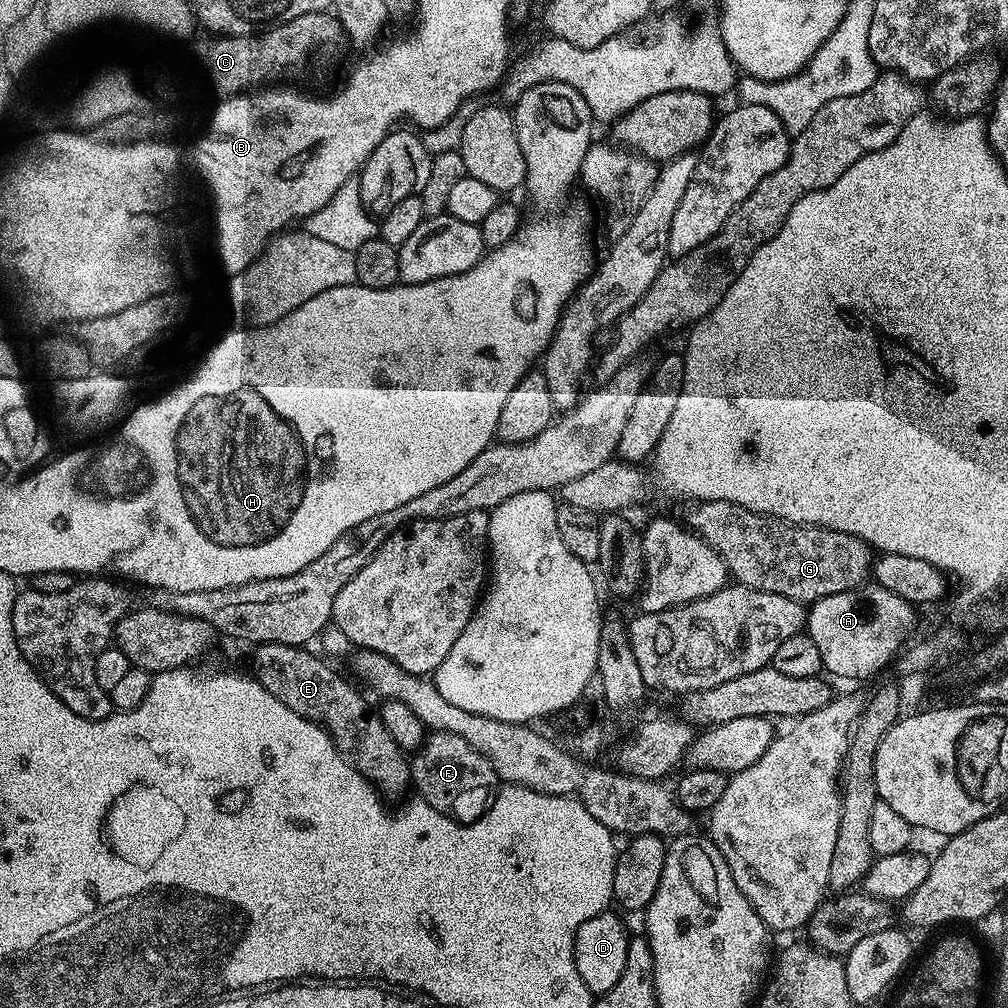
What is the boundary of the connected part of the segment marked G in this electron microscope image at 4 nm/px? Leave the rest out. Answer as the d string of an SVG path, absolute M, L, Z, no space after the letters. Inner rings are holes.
M704 500L687 503L684 507L683 523L703 537L727 563L731 577L750 589L766 593L781 594L803 604L829 597L832 594L846 593L861 587L871 575L874 552L871 545L856 535L829 528L816 528L812 525L792 525L788 521L775 519L770 515L746 510L736 503L721 500Z

